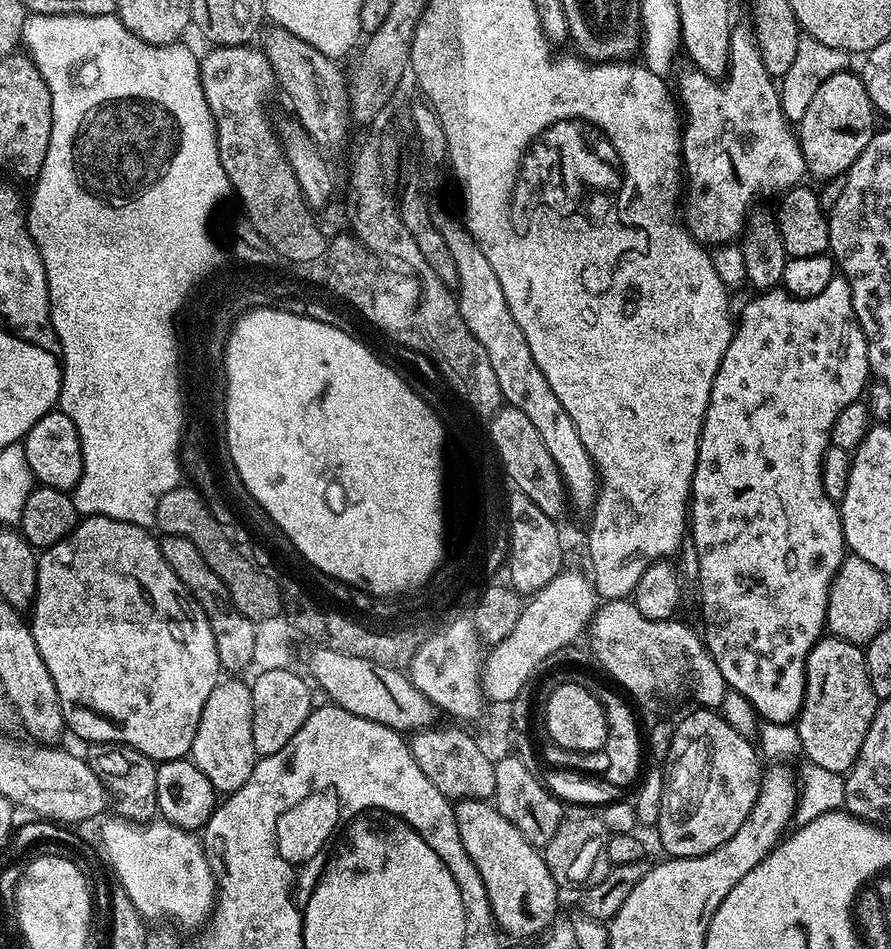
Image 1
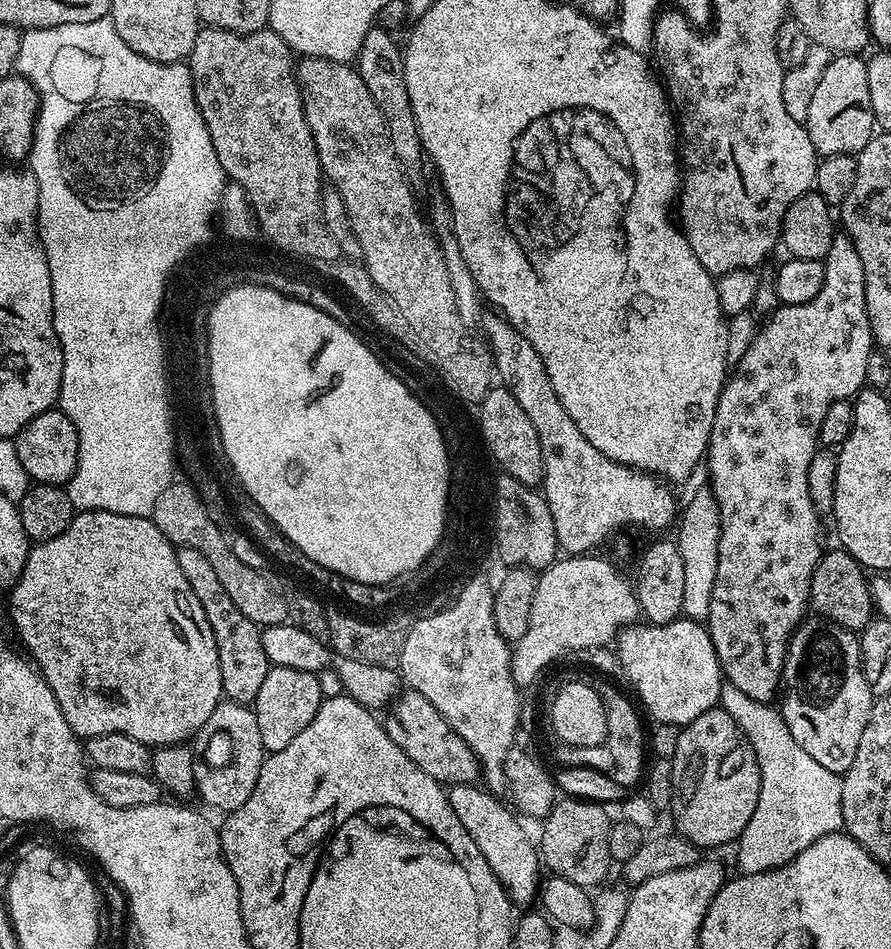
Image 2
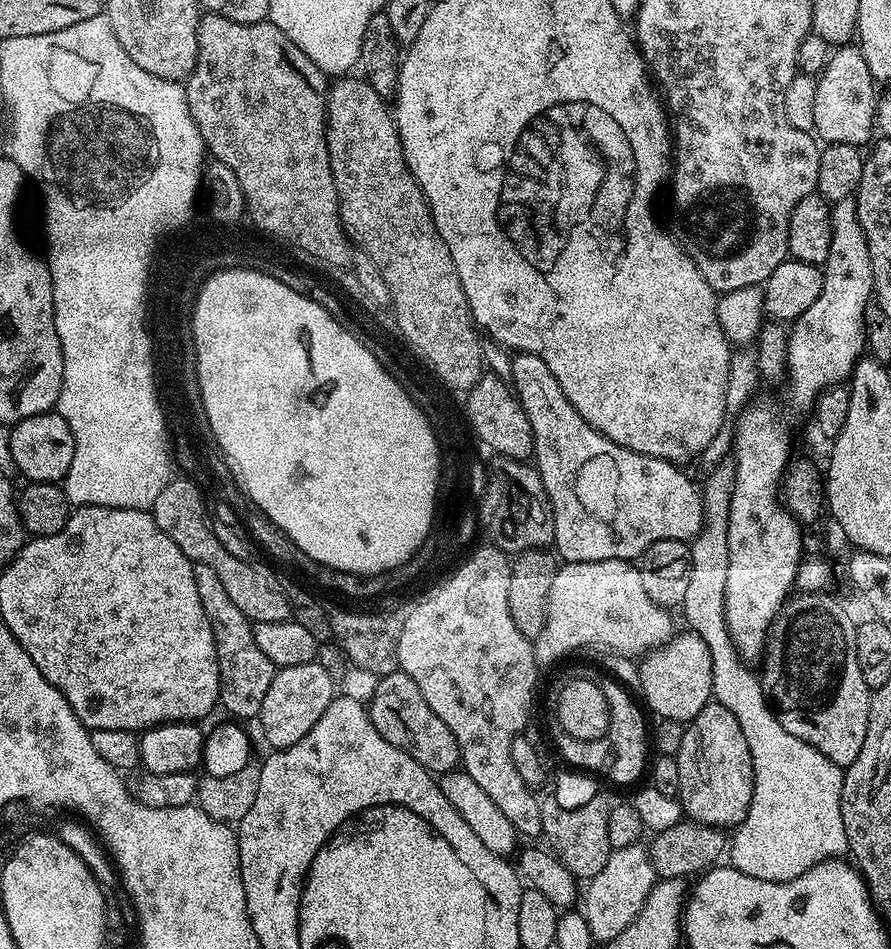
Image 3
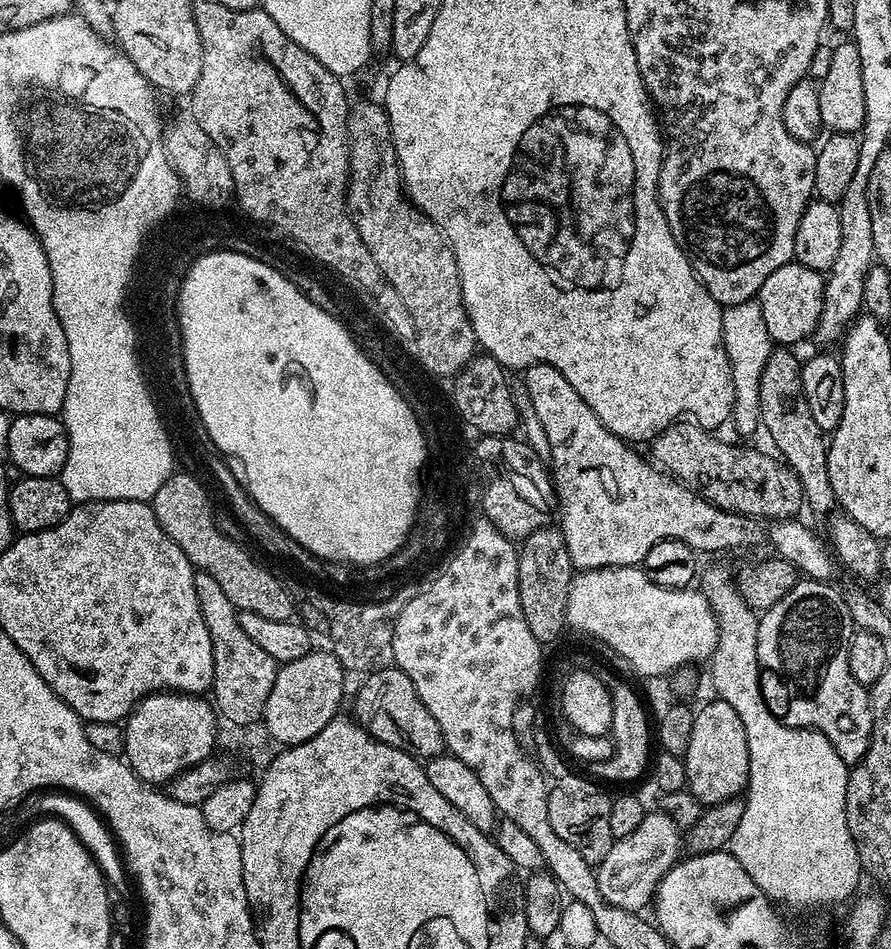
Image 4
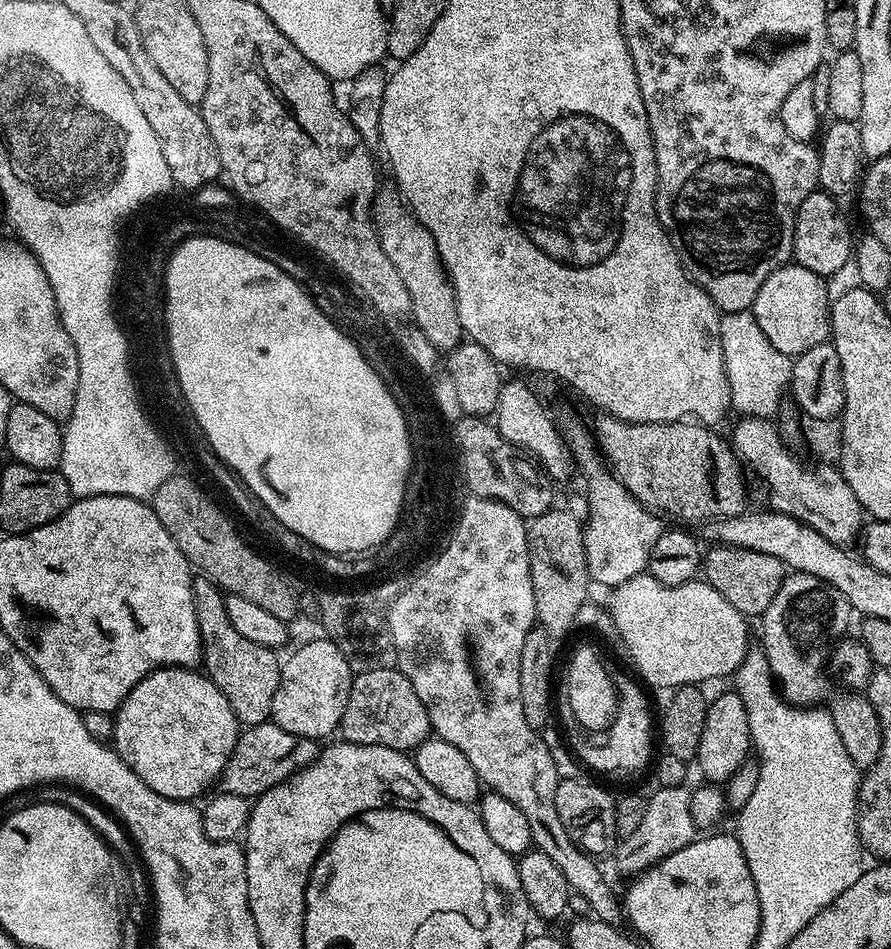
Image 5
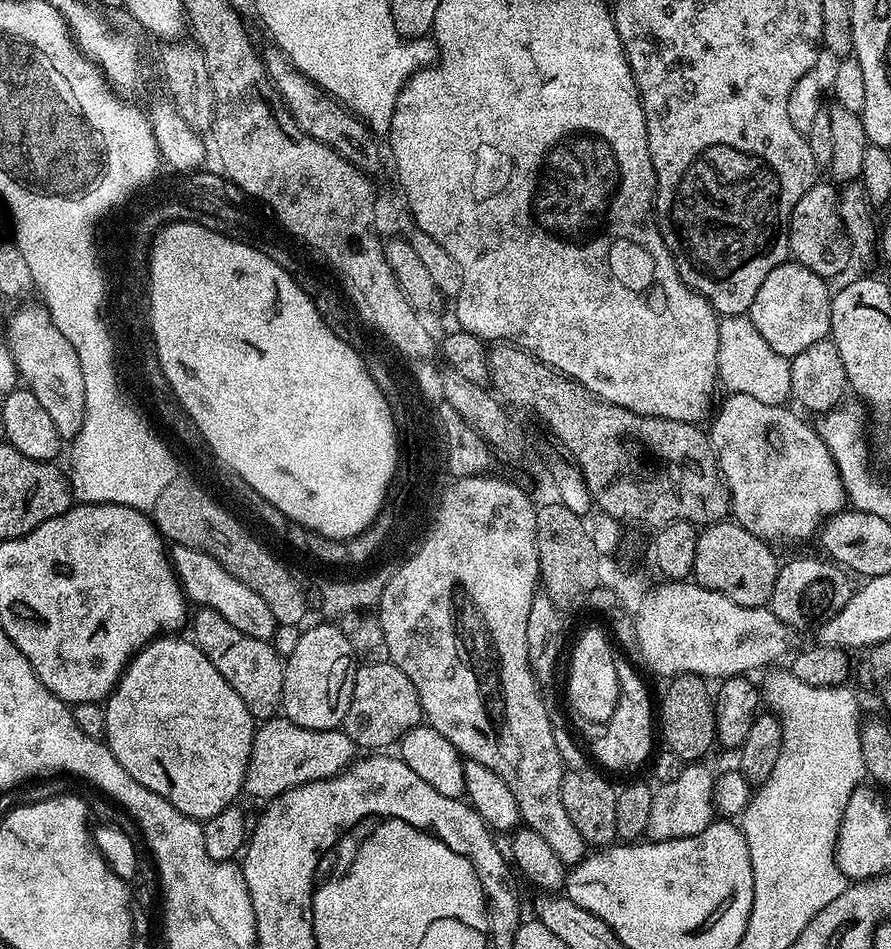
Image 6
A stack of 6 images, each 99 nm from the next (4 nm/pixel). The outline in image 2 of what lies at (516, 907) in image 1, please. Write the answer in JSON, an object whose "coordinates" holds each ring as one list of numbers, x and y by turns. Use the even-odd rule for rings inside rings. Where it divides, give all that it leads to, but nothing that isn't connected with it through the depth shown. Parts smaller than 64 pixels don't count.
{"coordinates":[[479,783,454,784,447,793,452,812,458,814,460,827,474,838,474,846,478,846,482,858,490,862,490,870,494,870,498,882,502,882,513,905,528,904,531,900,533,903,542,883,542,861,533,837,531,840,527,830,520,825,521,817,499,795,489,792]]}

